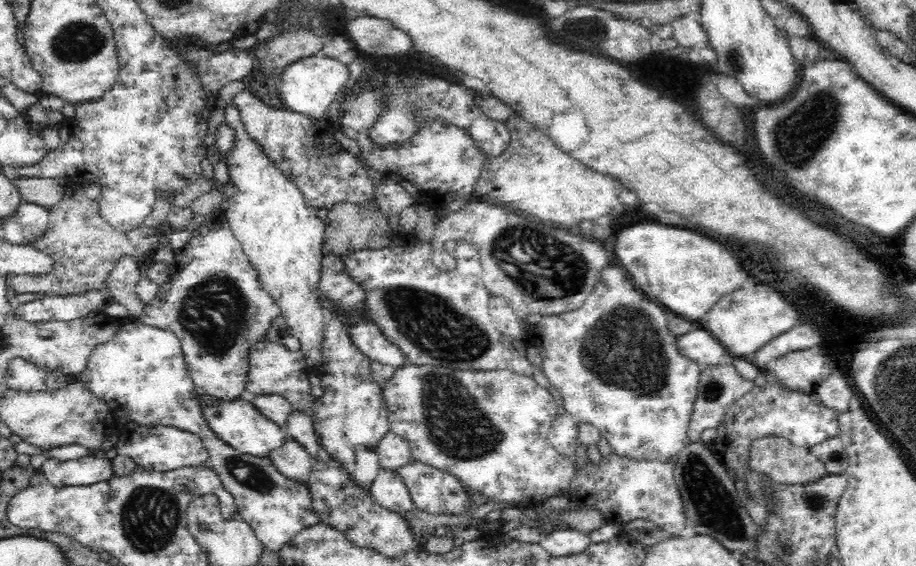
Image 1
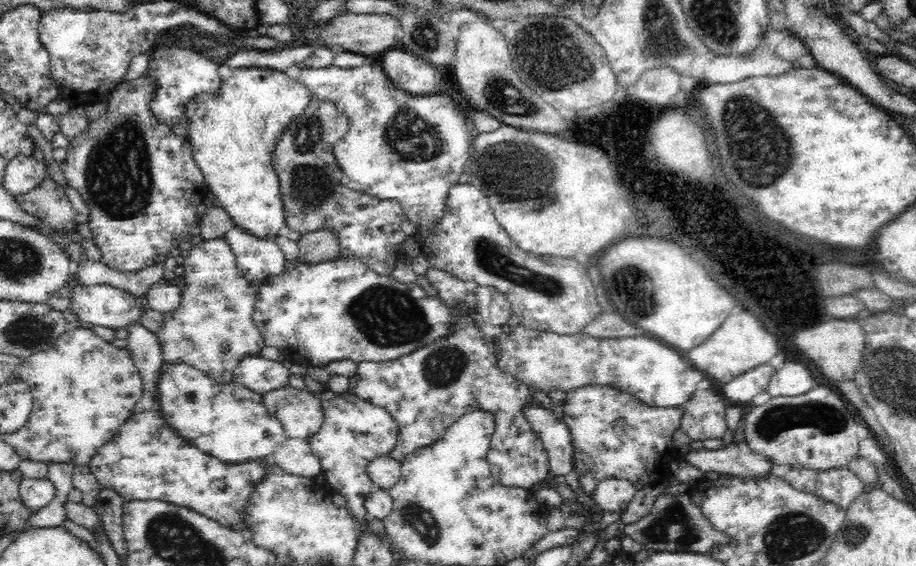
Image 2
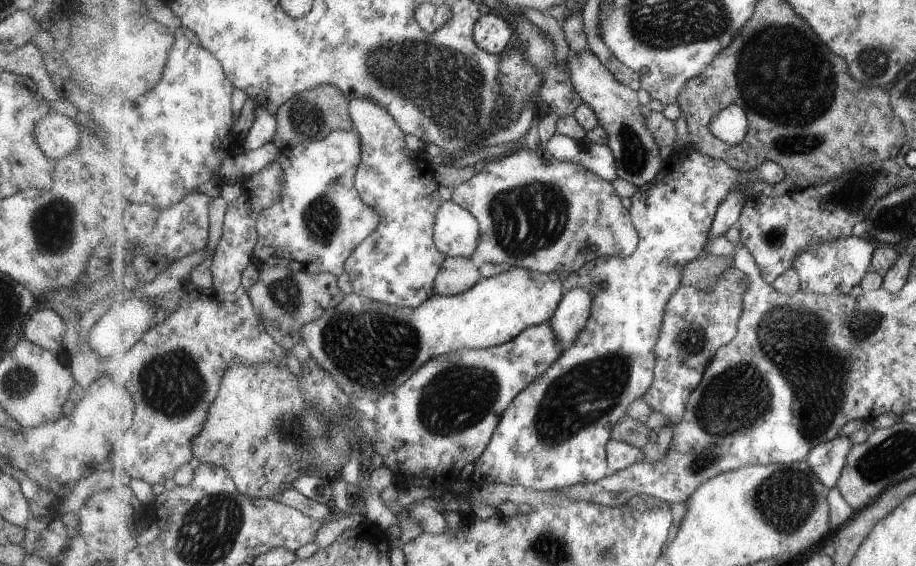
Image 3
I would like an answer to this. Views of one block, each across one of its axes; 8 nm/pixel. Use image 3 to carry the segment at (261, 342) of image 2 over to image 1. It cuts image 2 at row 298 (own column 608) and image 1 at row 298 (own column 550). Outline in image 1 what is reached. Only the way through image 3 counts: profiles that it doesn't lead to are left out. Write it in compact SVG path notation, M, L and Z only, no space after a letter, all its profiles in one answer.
M217 214L191 232L189 241L175 253L174 273L160 296L145 306L138 317L144 324L172 330L179 338L188 374L194 380L196 393L224 403L234 403L246 390L249 350L253 344L266 340L273 320L281 315L274 298L262 289L259 275L249 262L242 243L236 240L226 218Z

